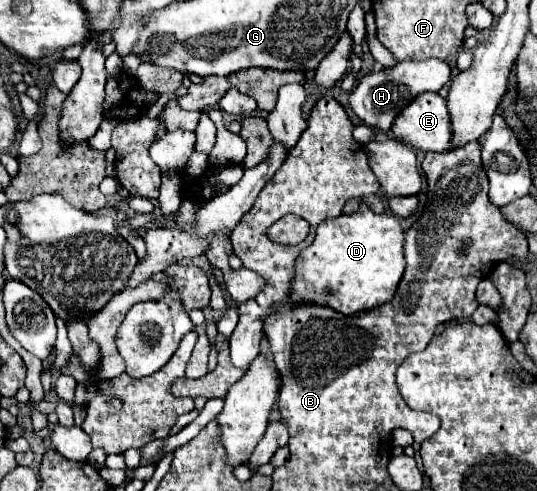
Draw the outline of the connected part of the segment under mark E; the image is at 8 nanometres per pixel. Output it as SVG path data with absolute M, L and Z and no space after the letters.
M419 94L395 120L391 126L391 132L395 138L411 148L423 150L423 152L445 152L451 150L451 120L449 120L449 110L447 110L447 100L441 98L439 94Z

